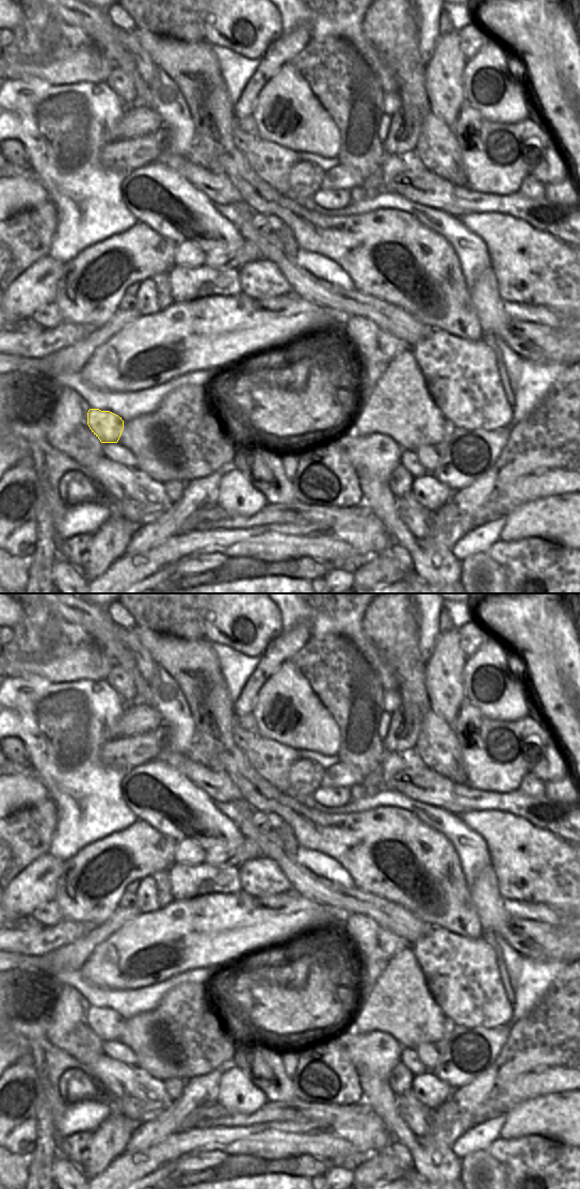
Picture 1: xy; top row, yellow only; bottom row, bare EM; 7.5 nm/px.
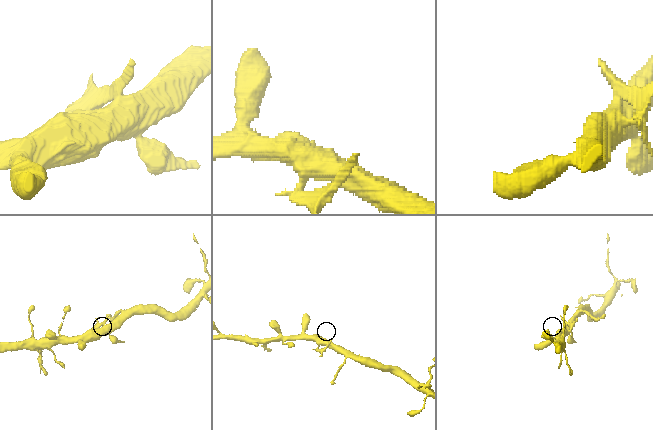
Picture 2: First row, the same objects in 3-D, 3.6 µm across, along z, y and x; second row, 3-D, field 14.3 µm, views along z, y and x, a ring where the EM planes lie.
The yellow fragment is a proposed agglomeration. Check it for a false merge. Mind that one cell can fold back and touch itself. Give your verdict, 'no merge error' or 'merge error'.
no merge error

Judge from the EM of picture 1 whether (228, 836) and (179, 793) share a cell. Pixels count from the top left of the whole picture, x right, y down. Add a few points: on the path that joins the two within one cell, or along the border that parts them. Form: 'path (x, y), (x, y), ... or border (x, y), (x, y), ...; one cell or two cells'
path (216, 830), (191, 805); one cell

